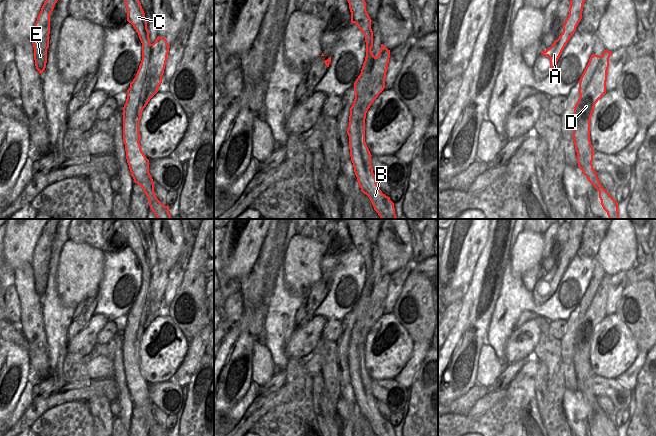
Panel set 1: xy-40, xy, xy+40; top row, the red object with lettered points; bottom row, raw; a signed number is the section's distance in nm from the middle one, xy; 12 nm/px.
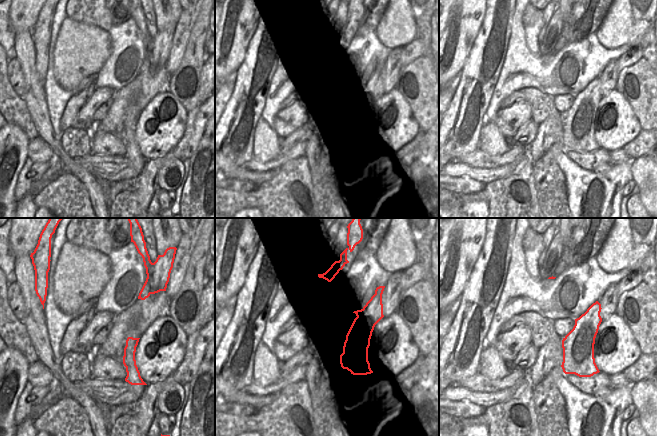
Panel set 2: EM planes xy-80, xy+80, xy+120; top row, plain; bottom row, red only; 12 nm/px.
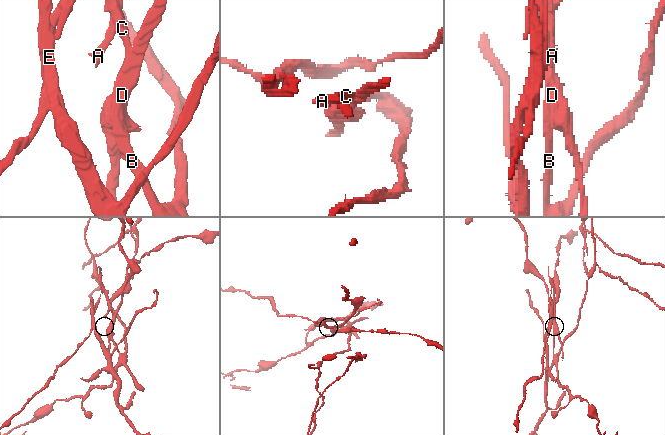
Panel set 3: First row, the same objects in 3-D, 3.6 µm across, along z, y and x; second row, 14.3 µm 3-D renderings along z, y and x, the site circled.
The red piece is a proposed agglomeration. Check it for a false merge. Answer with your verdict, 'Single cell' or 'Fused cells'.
Fused cells

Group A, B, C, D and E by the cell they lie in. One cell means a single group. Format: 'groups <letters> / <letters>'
groups A B C E / D

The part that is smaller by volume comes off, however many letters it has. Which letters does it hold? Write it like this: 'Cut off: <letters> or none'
Cut off: D

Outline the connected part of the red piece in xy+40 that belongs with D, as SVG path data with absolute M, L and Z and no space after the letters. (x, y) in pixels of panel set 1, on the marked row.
M608 50L603 52L594 76L574 107L574 126L586 128L588 132L590 132L590 121L595 104L606 93L607 71L611 53L612 51Z

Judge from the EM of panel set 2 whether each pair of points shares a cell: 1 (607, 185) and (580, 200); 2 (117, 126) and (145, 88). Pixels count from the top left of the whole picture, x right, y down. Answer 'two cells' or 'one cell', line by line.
1: one cell
2: one cell

